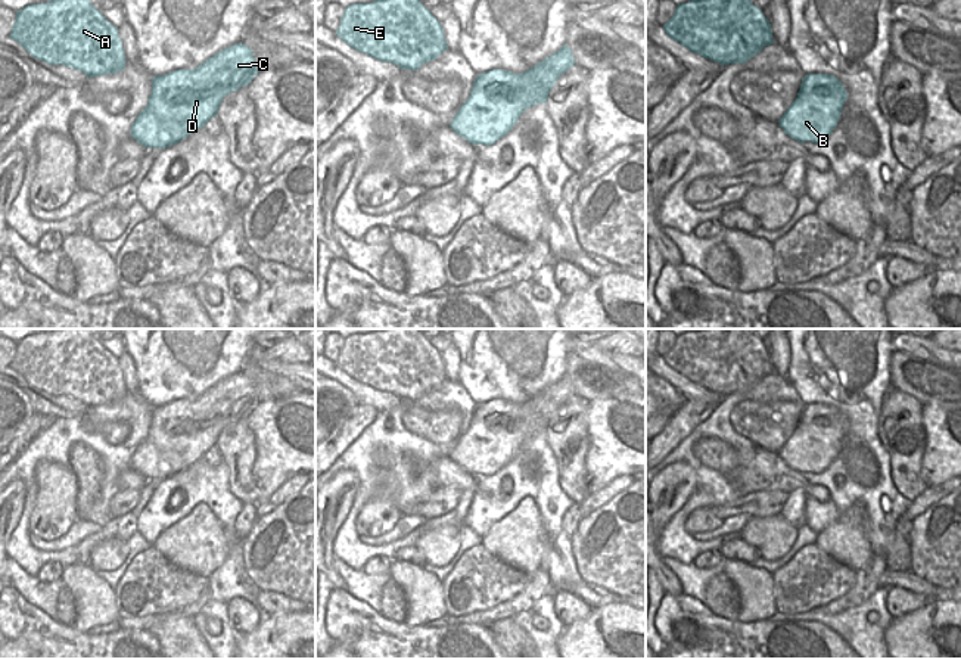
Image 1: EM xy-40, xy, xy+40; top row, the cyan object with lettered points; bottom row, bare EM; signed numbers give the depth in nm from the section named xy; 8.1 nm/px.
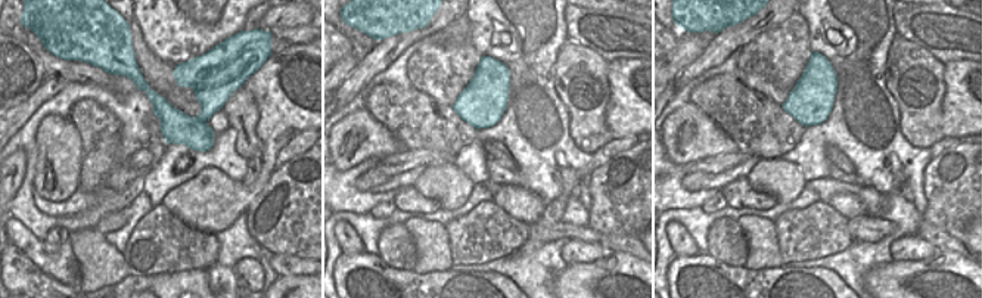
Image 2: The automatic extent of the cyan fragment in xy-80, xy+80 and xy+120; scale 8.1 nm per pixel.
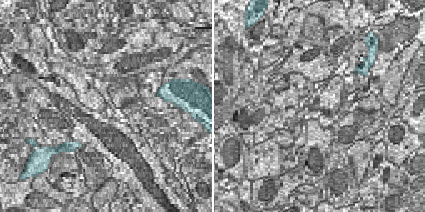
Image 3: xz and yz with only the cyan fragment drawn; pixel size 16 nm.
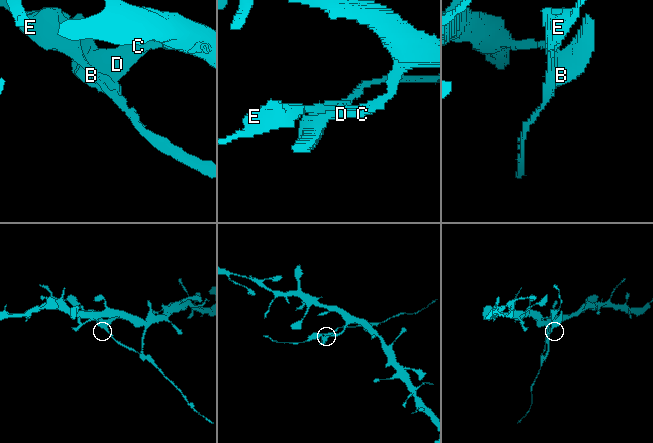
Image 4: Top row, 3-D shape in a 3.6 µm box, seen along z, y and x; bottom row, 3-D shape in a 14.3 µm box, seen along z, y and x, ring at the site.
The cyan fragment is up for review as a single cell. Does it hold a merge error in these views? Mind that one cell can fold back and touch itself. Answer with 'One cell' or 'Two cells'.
Two cells

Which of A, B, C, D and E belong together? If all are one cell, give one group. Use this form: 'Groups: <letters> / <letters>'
Groups: A E / B C D

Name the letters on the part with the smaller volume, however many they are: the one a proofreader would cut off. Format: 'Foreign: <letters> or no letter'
Foreign: A, E

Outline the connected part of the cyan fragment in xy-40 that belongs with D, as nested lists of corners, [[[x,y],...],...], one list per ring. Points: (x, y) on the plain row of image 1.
[[[233,374],[209,388],[195,400],[177,400],[152,408],[147,436],[131,456],[131,467],[144,478],[164,478],[159,460],[171,436],[171,444],[184,450],[187,464],[198,461],[217,447],[223,429],[243,416],[249,416],[259,401],[254,382]]]

